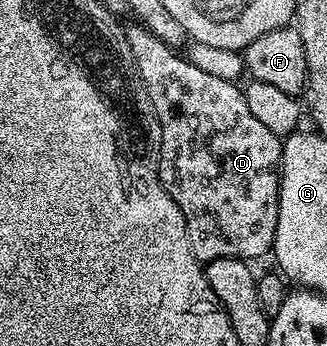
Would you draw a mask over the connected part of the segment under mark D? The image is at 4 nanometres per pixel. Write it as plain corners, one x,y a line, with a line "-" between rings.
141,25
133,26
126,27
126,40
132,49
134,71
136,72
136,78
144,81
144,89
148,89
148,97
156,109
156,117
160,121
160,129
162,130
162,140
160,141
160,149
158,150
158,181
164,185
164,189
167,195
172,197
172,201
176,201
176,205
184,217
186,236
188,237
188,245
192,249
192,253
198,259
199,263
203,265
217,259
255,261
254,259
260,258
261,255
269,256
274,246
274,238
276,237
278,181
282,170
283,140
276,133
272,133
272,129
265,127
248,110
245,90
237,82
229,83
228,81
224,81
224,77
212,77
212,73
204,73
204,69
192,65
185,54
179,53
175,48
170,47
169,44
158,39
146,27

